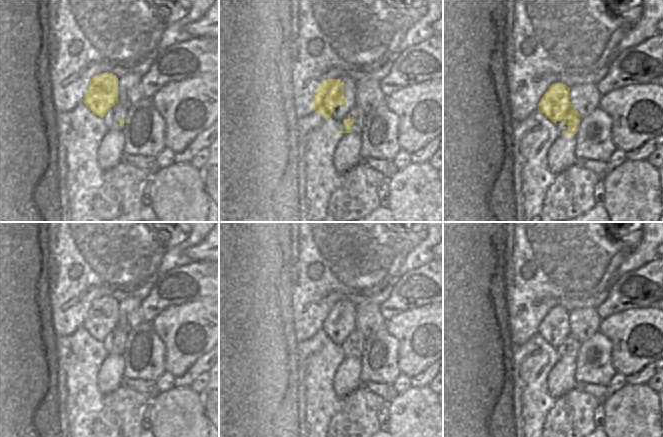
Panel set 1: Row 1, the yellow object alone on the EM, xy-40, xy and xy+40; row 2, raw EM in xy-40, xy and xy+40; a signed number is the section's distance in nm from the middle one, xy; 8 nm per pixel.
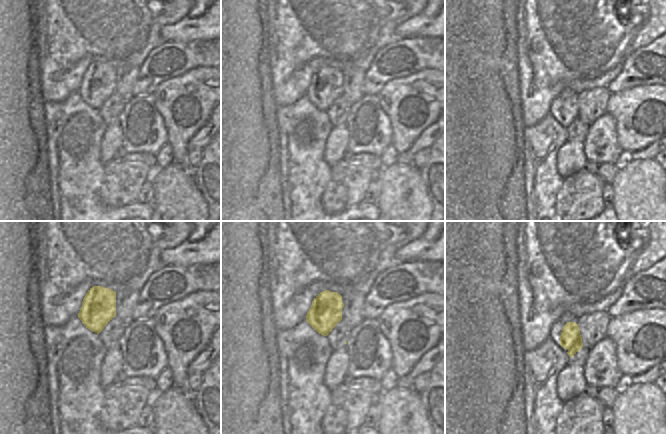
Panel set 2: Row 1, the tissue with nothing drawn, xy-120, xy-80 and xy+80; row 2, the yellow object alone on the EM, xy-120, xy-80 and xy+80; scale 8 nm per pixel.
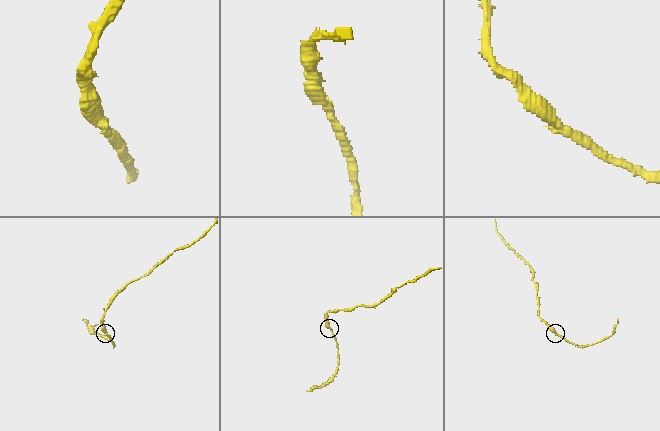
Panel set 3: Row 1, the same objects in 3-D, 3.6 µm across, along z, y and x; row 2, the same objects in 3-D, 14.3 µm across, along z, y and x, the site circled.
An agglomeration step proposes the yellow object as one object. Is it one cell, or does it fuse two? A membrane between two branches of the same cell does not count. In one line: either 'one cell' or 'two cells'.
one cell

